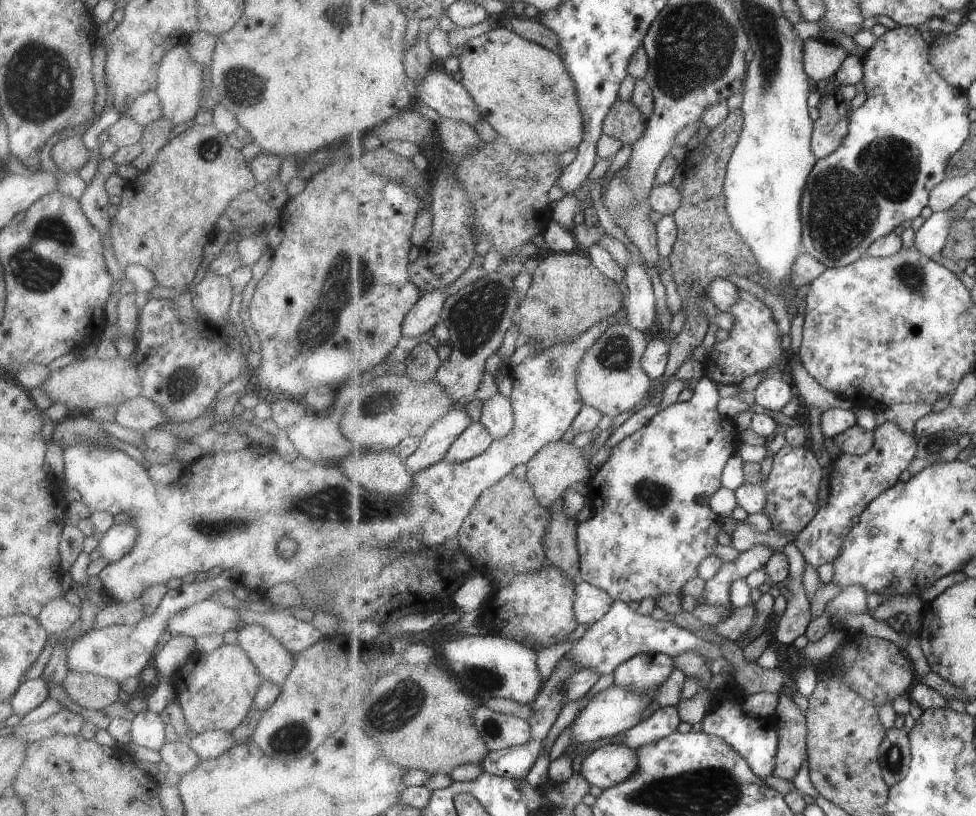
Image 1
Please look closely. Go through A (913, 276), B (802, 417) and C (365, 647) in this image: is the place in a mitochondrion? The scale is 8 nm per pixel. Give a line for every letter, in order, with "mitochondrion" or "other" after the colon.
A: mitochondrion
B: other
C: other

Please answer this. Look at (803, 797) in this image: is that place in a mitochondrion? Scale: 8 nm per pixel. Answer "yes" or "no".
no

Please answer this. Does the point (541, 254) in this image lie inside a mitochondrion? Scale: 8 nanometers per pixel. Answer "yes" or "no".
no

